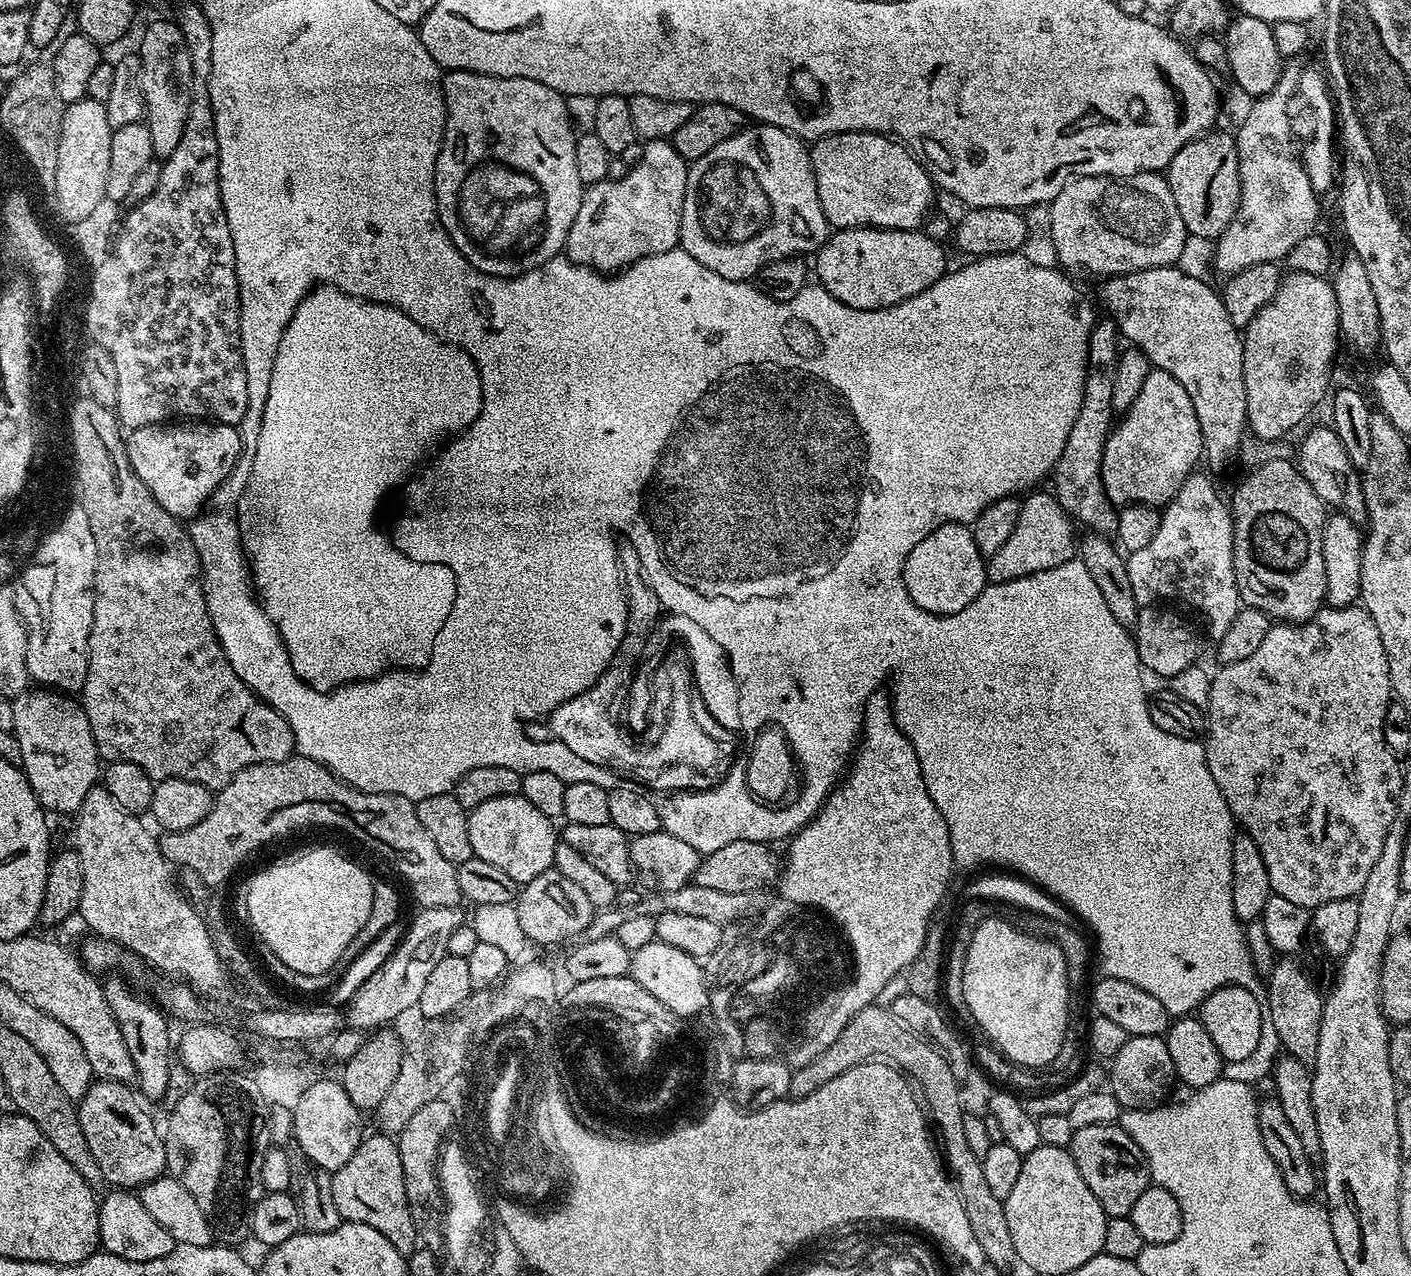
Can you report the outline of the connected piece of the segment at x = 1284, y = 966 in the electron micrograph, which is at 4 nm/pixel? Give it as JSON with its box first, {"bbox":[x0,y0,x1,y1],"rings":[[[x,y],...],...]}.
{"bbox":[1266,958,1324,1062],"rings":[[[1280,958],[1266,973],[1268,1000],[1266,996],[1266,1020],[1276,1031],[1283,1051],[1305,1062],[1312,1062],[1318,1054],[1319,1027],[1322,1026],[1324,999],[1316,984],[1300,969],[1296,958]]]}

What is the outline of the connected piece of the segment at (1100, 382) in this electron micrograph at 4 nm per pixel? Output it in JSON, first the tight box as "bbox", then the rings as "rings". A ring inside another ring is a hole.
{"bbox":[1050,318,1122,534],"rings":[[[1110,318],[1097,319],[1088,339],[1088,377],[1084,383],[1082,410],[1078,410],[1078,418],[1074,418],[1074,426],[1070,426],[1070,438],[1066,438],[1066,446],[1062,446],[1062,454],[1050,473],[1051,487],[1064,513],[1072,517],[1077,525],[1085,524],[1088,527],[1085,529],[1096,534],[1112,534],[1116,531],[1118,508],[1102,486],[1102,458],[1108,434],[1114,428],[1112,379],[1121,344],[1122,337],[1116,323]]]}

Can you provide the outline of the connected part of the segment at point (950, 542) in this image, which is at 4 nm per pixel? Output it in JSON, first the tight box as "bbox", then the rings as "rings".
{"bbox":[903,524,989,616],"rings":[[[943,524],[938,526],[918,546],[910,550],[904,567],[903,591],[915,604],[922,606],[922,610],[933,612],[936,616],[955,616],[968,611],[971,604],[977,603],[984,592],[984,584],[989,583],[986,558],[978,550],[974,542],[974,534],[967,524]]]}

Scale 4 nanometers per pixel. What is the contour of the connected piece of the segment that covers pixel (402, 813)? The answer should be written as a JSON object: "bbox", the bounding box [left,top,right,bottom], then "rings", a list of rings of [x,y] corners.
{"bbox":[159,754,461,908],"rings":[[[294,754],[280,764],[255,764],[246,766],[234,774],[225,788],[215,793],[212,809],[198,826],[190,826],[185,832],[164,832],[159,837],[160,852],[169,865],[189,868],[204,884],[224,884],[232,876],[232,871],[263,844],[272,844],[291,832],[312,828],[315,824],[329,824],[332,828],[345,828],[356,840],[361,840],[372,852],[377,852],[384,860],[396,867],[396,872],[408,883],[412,896],[419,907],[456,908],[461,903],[458,886],[457,865],[451,864],[434,846],[430,834],[418,822],[418,810],[410,798],[393,792],[359,792],[357,788],[341,780],[324,764],[310,758]]]}

